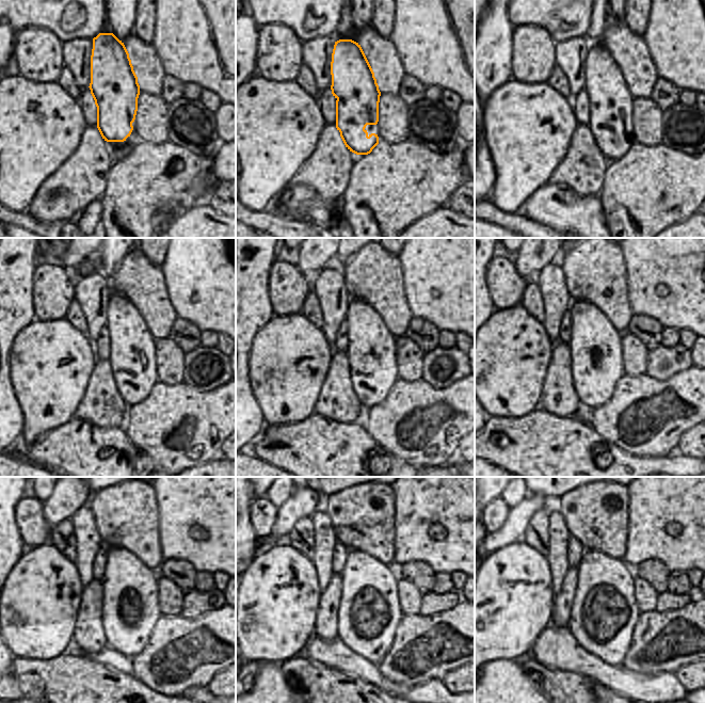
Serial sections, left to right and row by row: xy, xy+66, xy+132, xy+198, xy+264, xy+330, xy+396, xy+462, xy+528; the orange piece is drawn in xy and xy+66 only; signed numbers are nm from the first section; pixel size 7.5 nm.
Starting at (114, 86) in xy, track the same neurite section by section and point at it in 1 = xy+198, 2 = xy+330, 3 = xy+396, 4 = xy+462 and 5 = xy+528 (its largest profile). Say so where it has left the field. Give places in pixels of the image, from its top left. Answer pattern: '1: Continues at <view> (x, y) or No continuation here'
1: Continues at xy+198 (93, 294)
2: Continues at xy+330 (601, 274)
3: Continues at xy+396 (124, 513)
4: Continues at xy+462 (363, 516)
5: Continues at xy+528 (597, 514)

